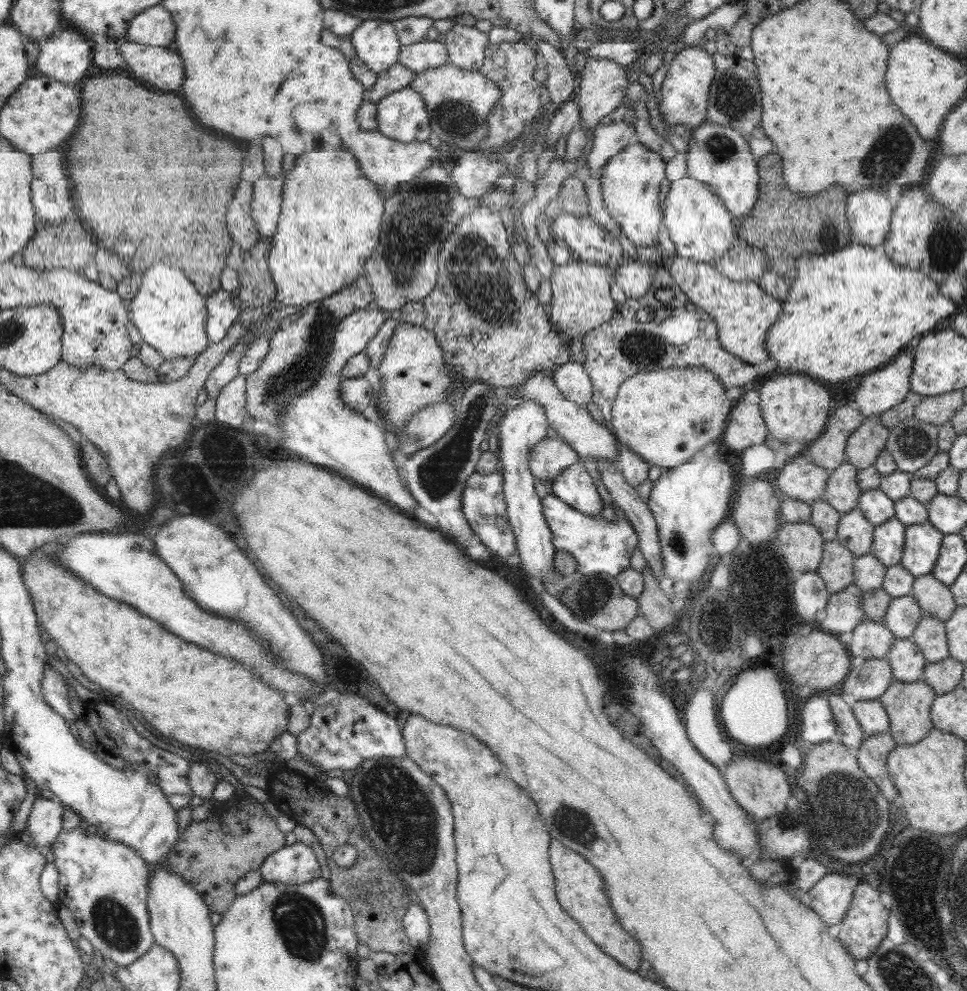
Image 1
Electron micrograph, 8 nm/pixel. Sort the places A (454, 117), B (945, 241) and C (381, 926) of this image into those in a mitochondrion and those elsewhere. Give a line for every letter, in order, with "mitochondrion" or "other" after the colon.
A: mitochondrion
B: mitochondrion
C: other

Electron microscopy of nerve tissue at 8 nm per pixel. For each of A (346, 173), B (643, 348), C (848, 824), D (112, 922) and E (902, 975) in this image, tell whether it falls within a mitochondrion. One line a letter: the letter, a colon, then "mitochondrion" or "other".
A: other
B: mitochondrion
C: mitochondrion
D: mitochondrion
E: mitochondrion

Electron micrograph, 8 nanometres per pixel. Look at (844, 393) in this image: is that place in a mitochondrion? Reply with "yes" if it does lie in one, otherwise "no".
no

